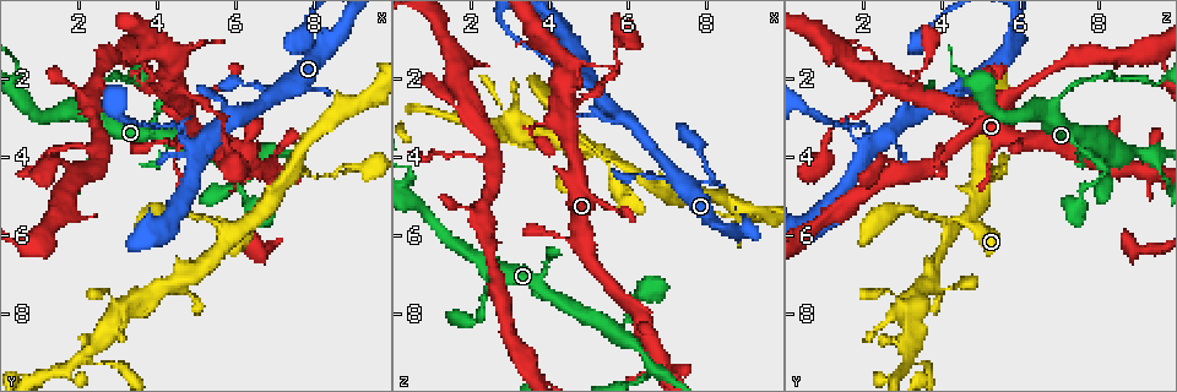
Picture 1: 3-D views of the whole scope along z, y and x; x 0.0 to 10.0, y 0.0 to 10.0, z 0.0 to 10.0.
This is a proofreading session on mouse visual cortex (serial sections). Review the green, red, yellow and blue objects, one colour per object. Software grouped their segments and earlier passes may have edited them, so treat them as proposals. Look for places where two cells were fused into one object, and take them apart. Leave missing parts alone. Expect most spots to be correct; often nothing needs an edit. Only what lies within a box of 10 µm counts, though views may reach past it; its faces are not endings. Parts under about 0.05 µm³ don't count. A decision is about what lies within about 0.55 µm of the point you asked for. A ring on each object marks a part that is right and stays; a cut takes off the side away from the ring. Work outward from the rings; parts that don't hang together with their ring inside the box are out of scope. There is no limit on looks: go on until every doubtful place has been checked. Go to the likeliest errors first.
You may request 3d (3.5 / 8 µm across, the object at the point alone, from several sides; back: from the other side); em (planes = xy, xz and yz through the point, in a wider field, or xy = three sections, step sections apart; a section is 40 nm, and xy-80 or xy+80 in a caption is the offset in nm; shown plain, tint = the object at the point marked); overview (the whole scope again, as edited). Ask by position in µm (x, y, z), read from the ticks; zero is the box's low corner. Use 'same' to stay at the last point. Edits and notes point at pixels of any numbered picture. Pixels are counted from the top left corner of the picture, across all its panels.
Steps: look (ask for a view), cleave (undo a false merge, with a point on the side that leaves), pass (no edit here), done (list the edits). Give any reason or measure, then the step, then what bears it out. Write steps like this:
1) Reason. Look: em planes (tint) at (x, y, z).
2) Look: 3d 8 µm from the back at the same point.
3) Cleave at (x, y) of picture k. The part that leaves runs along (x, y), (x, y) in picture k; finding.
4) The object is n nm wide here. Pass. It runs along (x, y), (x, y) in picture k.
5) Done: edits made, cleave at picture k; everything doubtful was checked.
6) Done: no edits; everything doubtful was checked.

Look: 3d 3.5 µm at (5.15, 3.65, 2.30).

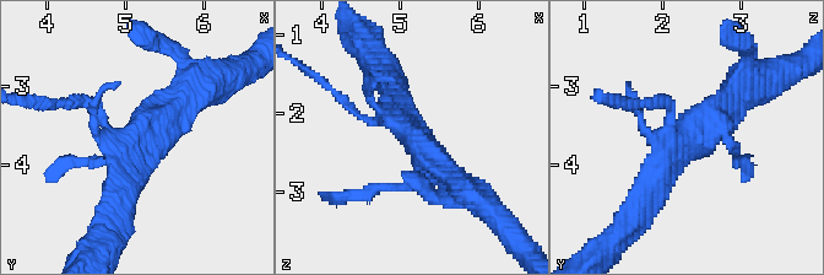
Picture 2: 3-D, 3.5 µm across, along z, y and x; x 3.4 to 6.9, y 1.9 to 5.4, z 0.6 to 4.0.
Shape alone is not enough. Look: em xy step 5 (tint) at (5.15, 3.70, 2.30).

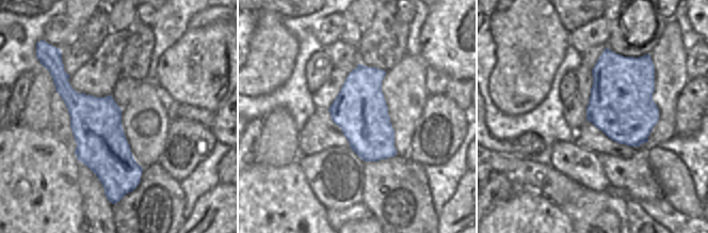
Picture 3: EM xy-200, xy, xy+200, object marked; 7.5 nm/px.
The object is 400 nm wide here. Pass. It runs along (733, 97), (687, 139), (643, 206) in picture 2; one cell here.

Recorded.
Four or more arms meet. Look: 3d 3.5 µm from the back at (5.80, 5.75, 4.30).

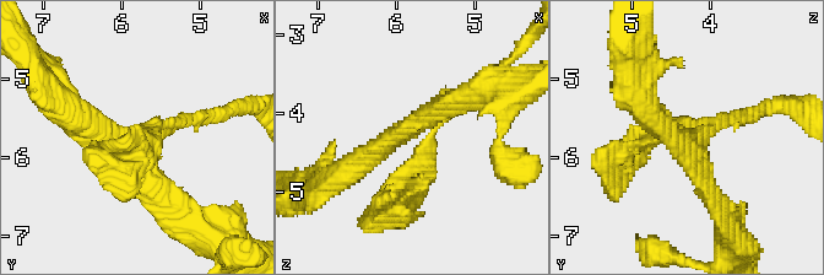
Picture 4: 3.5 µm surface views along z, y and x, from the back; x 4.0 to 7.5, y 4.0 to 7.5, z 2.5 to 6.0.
4 arms meet here; the arms are 150, 300, 300, 300 nm wide. Look: em xy step 3 (tint) at (5.80, 5.75, 4.25).

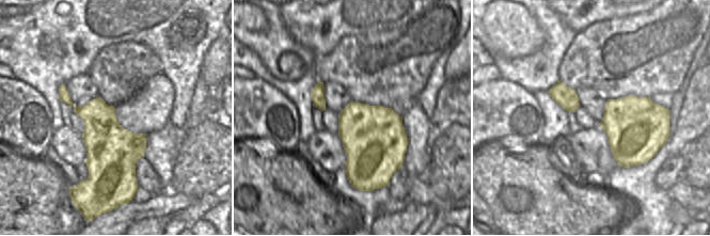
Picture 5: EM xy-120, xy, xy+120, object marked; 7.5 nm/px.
Look: em xy step 5 (tint) at the same point.

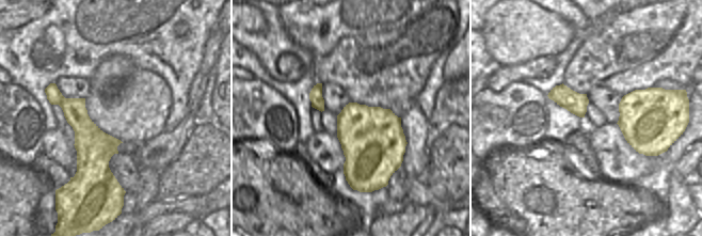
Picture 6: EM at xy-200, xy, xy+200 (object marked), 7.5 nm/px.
Pass. Continuous, no second cell.

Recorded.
Three arms meet. Look: 3d 8 µm at (2.35, 2.65, 6.90).

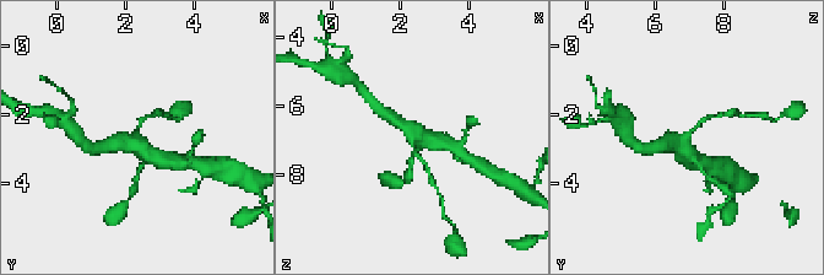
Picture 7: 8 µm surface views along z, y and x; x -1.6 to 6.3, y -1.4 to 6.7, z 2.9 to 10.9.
3 arms meet here; the arms are 150, 400, 450 nm wide. Look: em xy step 2 (tint) at the same point.

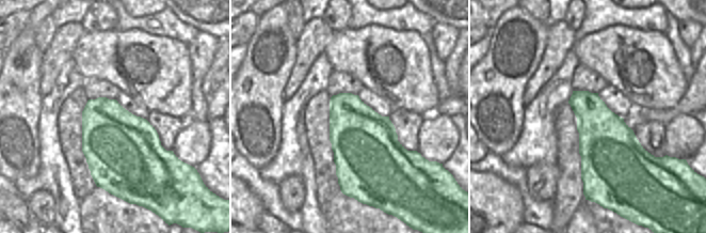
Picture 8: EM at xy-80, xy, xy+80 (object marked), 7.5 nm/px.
Pass. It runs along (689, 161), (686, 138), (711, 116) in picture 7; continuous, no second cell.

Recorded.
Done: no edits; everything doubtful was checked.

